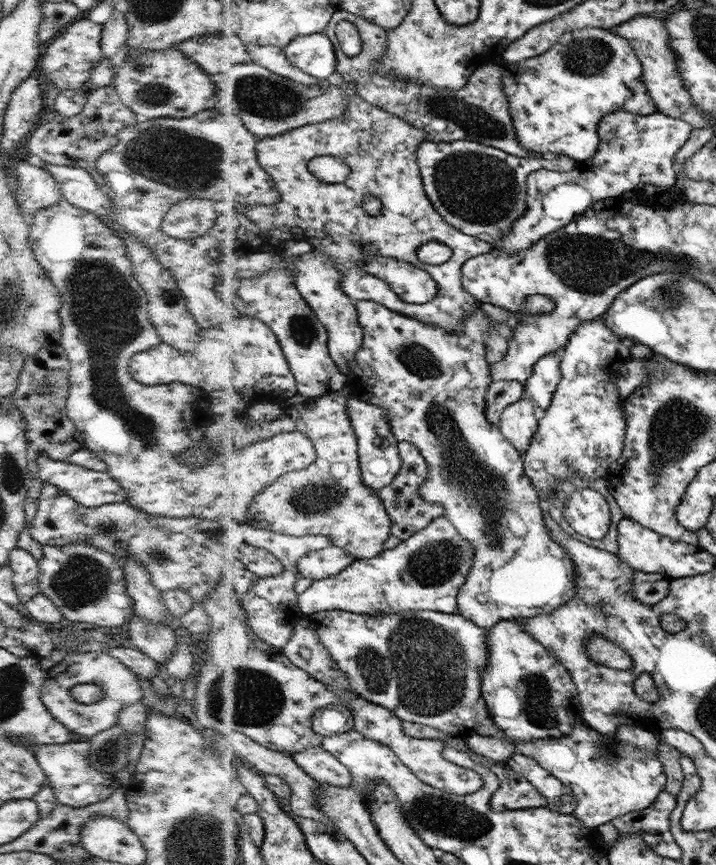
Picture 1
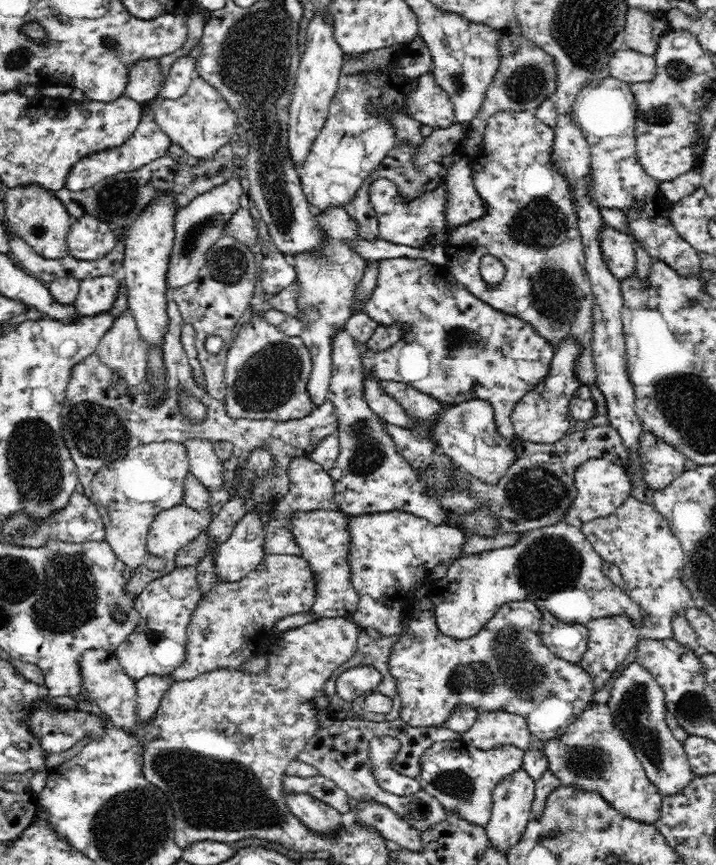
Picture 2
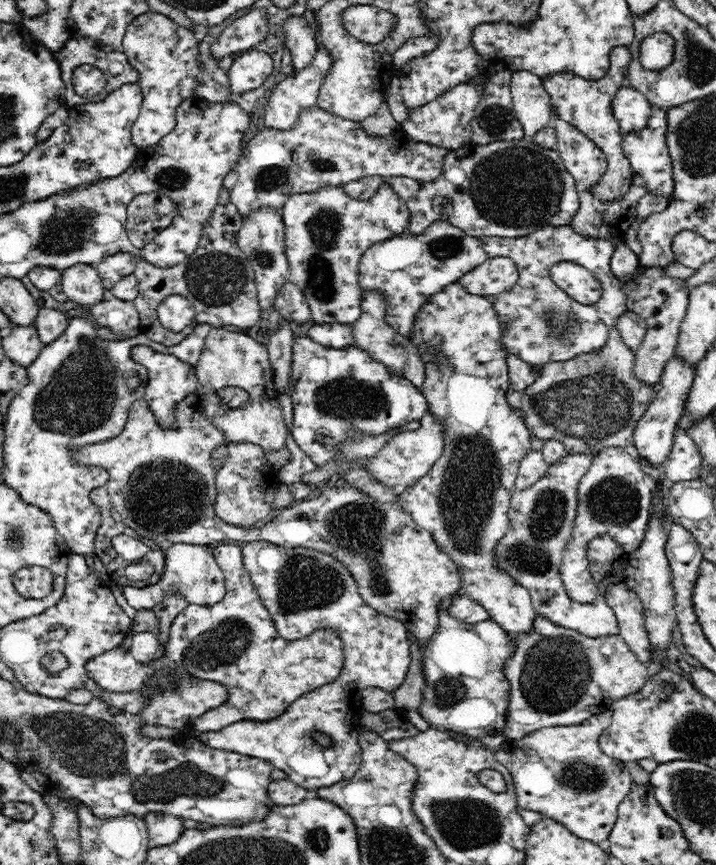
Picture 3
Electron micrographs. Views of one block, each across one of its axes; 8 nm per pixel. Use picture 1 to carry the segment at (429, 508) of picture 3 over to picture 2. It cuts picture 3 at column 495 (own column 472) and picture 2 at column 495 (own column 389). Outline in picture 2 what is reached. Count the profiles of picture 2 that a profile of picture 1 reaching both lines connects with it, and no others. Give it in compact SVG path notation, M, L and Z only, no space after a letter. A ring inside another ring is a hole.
M389 258L378 261L377 271L375 287L365 311L379 324L408 321L412 323L412 332L402 342L384 350L374 350L367 343L358 344L368 381L378 384L383 381L406 382L451 405L471 400L488 401L494 407L500 432L504 433L504 437L515 437L512 412L521 398L536 389L550 374L556 342L540 334L531 322L519 314L498 310L476 297L446 265L435 265L424 259Z

